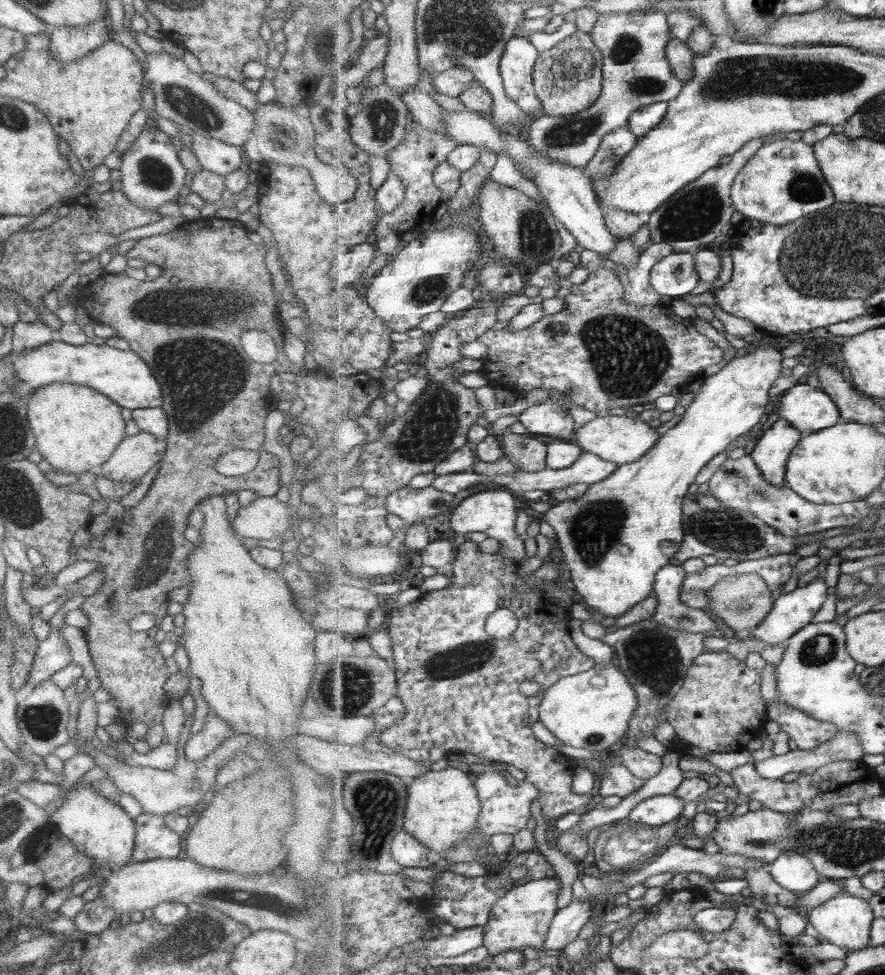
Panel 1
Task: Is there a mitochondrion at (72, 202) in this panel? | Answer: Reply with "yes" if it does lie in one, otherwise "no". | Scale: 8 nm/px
no

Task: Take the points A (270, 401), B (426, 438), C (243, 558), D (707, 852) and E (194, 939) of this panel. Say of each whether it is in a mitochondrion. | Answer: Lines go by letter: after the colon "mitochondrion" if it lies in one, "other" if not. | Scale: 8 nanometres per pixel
A: other
B: mitochondrion
C: other
D: other
E: mitochondrion

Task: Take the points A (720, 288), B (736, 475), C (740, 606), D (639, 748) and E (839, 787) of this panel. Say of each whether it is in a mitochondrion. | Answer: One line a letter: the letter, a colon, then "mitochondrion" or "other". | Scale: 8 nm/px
A: other
B: mitochondrion
C: mitochondrion
D: other
E: other

